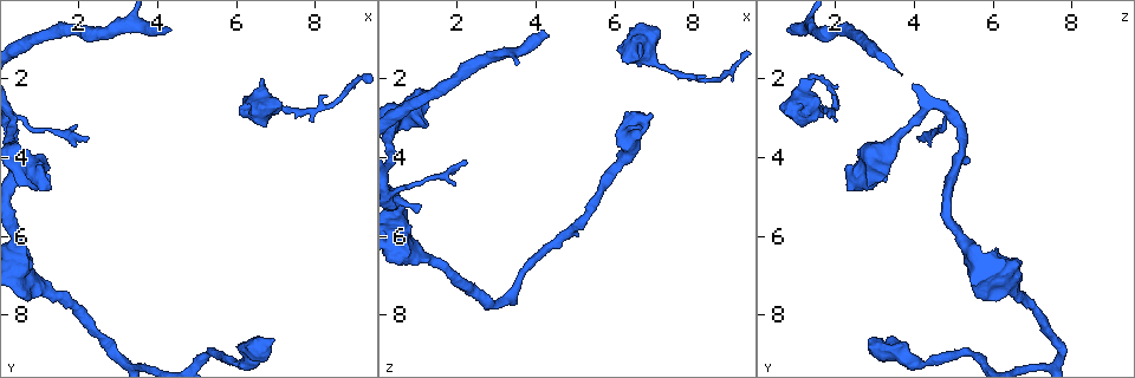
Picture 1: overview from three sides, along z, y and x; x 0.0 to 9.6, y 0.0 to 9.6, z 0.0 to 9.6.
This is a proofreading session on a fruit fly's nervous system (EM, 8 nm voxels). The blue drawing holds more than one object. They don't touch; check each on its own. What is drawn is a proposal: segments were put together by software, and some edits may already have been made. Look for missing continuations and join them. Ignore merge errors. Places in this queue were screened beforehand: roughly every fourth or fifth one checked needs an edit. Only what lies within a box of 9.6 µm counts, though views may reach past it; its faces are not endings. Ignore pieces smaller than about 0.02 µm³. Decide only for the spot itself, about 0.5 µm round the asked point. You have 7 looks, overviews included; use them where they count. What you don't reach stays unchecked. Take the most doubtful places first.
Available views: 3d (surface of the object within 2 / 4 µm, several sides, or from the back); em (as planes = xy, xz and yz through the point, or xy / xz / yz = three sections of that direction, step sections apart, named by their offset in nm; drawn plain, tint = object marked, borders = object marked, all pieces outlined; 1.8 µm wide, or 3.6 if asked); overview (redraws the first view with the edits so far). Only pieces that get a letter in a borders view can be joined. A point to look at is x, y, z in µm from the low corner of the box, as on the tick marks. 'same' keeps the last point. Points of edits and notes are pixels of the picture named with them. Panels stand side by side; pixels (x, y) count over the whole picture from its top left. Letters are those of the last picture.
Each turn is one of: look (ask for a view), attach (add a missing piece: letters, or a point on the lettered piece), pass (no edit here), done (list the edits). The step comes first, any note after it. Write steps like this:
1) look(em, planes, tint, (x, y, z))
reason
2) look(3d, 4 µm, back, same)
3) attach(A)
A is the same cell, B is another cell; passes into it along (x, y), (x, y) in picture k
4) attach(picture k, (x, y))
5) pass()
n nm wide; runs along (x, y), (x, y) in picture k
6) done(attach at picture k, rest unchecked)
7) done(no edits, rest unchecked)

look(3d, 2 µm, (4.30, 0.80, 0.95))
free end

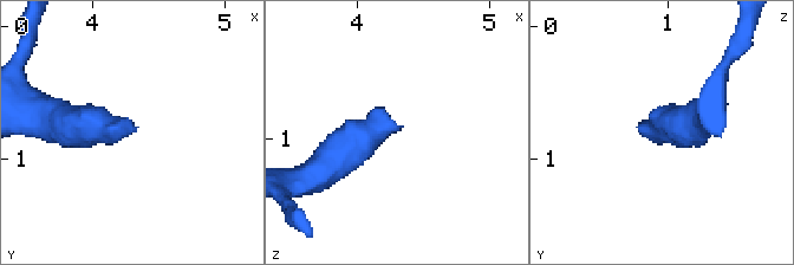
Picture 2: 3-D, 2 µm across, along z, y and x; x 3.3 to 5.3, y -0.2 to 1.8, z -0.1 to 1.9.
look(em, planes, borders, (4.28, 0.80, 0.92))
now the EM

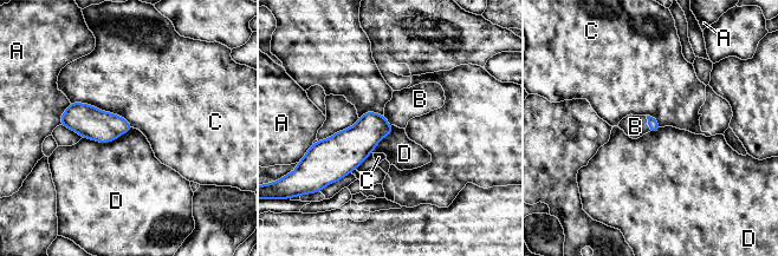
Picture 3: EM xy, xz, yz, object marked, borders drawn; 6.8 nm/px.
attach(B)
B is the same cell, A, C and D are other cells; it goes on there

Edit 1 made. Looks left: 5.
look(3d, 2 µm, back, (6.45, 9.10, 3.15))
branch stops here

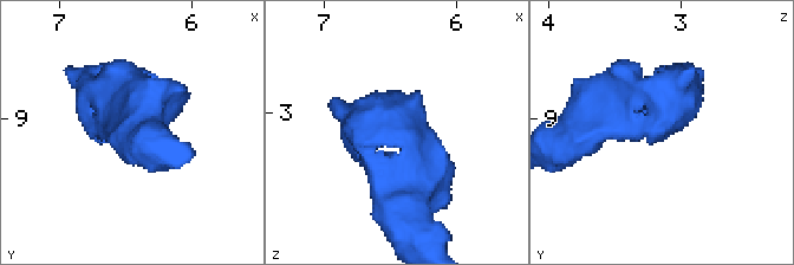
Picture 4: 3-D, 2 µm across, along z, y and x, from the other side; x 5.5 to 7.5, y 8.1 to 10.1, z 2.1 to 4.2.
look(em, planes, borders, (6.44, 9.12, 3.16))
now the EM

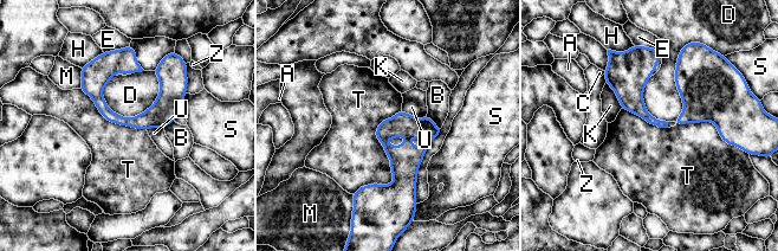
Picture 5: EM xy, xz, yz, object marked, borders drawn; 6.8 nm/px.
pass()
A, B, C, D, E, H, K, M, S, T, U and Z are other cells; runs along (428, 121), (407, 140), (404, 177), (382, 194) in picture 5; none of them fits

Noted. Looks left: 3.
look(3d, 2 µm, (2.25, 3.45, 4.10))
tapers out

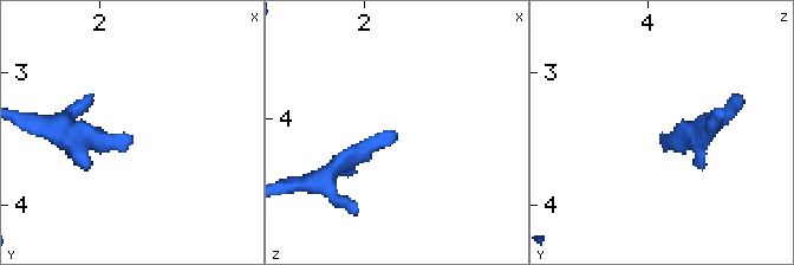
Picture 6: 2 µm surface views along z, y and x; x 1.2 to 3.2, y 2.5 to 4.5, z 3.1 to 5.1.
look(em, planes, borders, (2.24, 3.48, 4.12))
now the EM

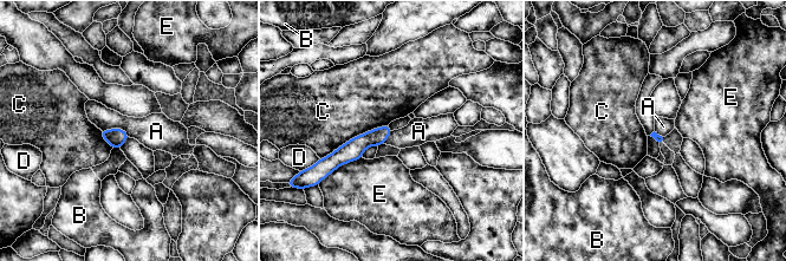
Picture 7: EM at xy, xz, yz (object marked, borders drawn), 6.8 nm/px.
pass()
A, B, C, D and E are other cells; border along (101, 129), (122, 128), (129, 136) in picture 7; none of them fits

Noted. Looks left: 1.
done(attach at picture 3, rest unchecked)

